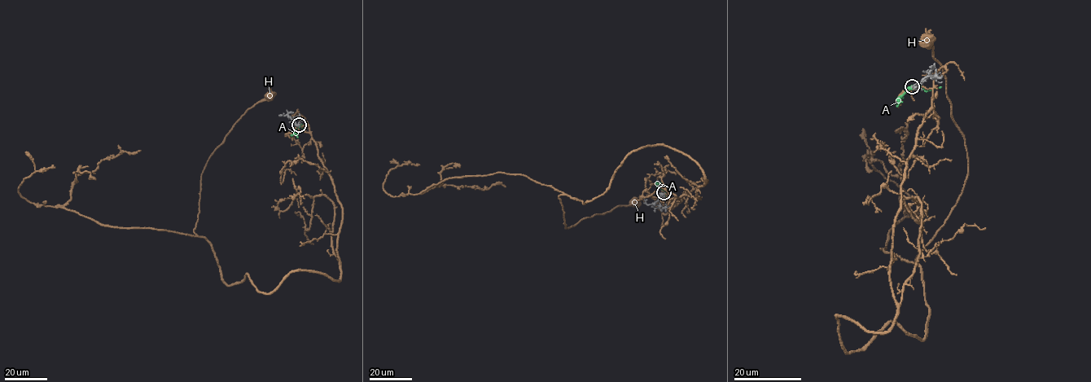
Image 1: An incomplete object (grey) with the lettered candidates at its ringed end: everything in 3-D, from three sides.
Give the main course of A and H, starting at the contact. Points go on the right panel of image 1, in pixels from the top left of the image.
A: (912, 86), (917, 85), (927, 91), (941, 87)
H: (913, 86), (897, 316), (838, 315), (847, 353), (926, 333), (916, 258), (967, 173), (926, 37)

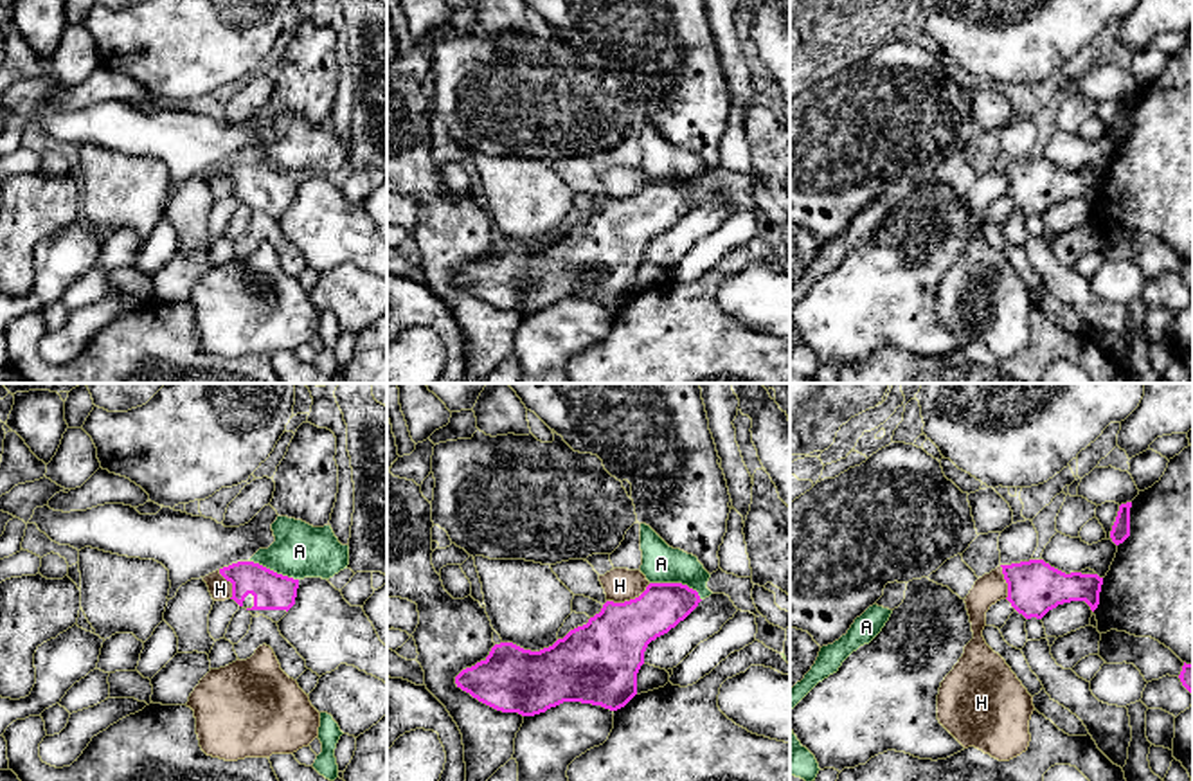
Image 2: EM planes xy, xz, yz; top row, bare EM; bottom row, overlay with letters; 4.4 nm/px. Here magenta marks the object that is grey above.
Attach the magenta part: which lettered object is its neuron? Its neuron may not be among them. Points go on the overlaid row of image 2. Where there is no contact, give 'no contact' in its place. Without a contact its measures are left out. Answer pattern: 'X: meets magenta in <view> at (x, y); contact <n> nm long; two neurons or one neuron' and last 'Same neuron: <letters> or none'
A: meets magenta in xz at (677, 583); contact 240 nm long; two neurons
H: meets magenta in xz at (630, 600); contact 220 nm long; two neurons
Same neuron: none

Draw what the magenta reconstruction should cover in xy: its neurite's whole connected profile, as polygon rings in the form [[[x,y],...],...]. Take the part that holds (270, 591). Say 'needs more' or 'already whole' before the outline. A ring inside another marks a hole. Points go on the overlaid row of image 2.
needs more; [[[238,561],[220,569],[232,583],[232,597],[252,615],[259,614],[279,623],[295,605],[299,579],[277,574],[254,561]]]

